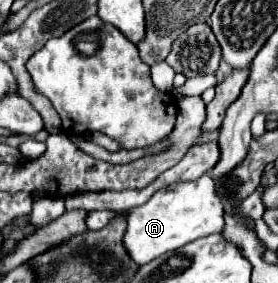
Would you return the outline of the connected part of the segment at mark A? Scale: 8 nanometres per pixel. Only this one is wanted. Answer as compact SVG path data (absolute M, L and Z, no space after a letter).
M208 174L194 182L180 182L158 190L146 204L132 208L128 212L128 228L124 234L124 246L128 256L138 264L148 264L150 260L174 252L184 244L220 232L224 226L224 206L216 196L214 182Z

